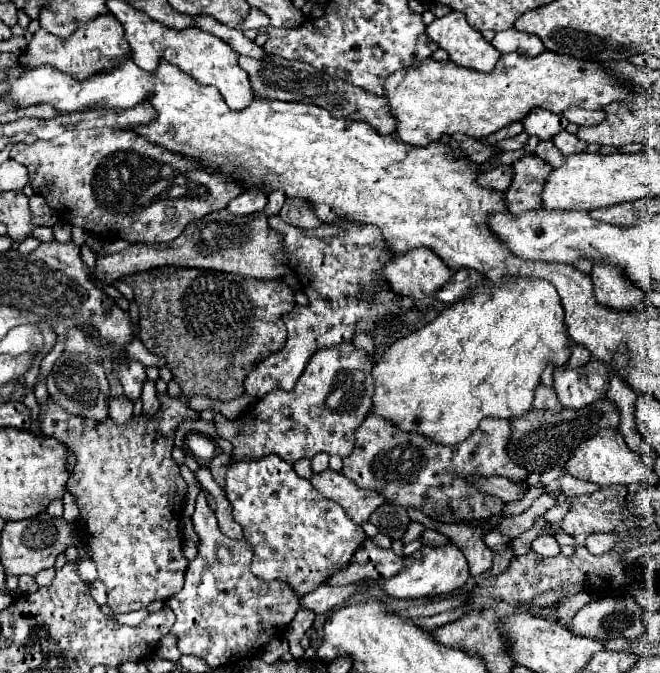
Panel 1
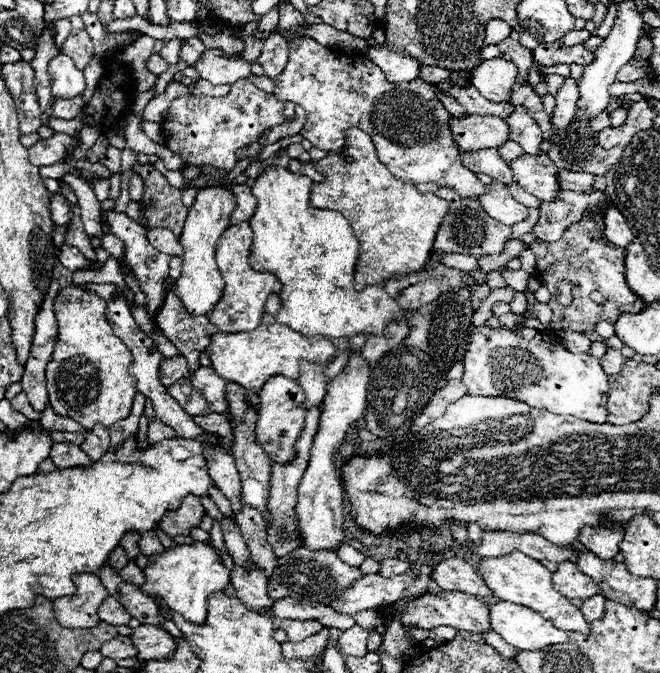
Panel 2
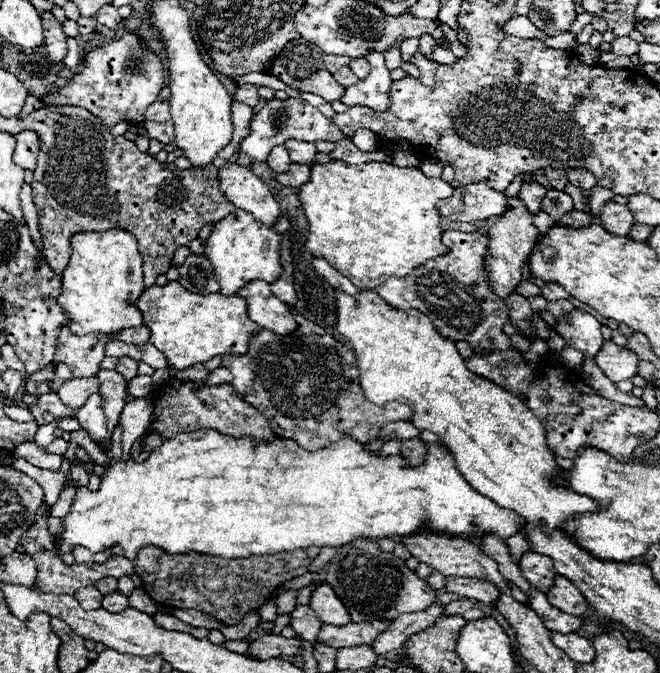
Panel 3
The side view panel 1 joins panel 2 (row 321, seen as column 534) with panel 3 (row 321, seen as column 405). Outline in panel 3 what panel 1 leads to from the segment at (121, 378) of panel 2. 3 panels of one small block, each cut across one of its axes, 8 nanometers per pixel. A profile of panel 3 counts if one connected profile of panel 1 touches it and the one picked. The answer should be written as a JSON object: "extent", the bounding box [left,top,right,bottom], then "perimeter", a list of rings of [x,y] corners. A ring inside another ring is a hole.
{"extent":[60,230,144,334],"perimeter":[[[128,230],[106,232],[78,232],[70,240],[72,256],[62,274],[60,308],[68,314],[70,330],[74,334],[102,332],[114,334],[122,328],[142,326],[142,314],[134,308],[134,300],[144,292],[142,256],[138,252],[136,236]]]}

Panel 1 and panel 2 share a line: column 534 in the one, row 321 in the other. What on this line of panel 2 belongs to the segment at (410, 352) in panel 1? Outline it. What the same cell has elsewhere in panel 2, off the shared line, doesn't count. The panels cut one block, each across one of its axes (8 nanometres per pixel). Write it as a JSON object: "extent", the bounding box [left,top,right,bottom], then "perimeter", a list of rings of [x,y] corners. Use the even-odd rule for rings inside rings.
{"extent":[248,166,402,338],"perimeter":[[[266,166],[252,186],[256,210],[250,218],[254,240],[248,262],[254,270],[272,272],[282,282],[278,294],[282,308],[276,320],[306,336],[350,338],[360,332],[382,334],[384,324],[398,318],[402,308],[382,286],[370,286],[360,292],[354,288],[358,240],[352,226],[336,210],[312,208],[310,188],[312,180],[308,176],[278,166]]]}

